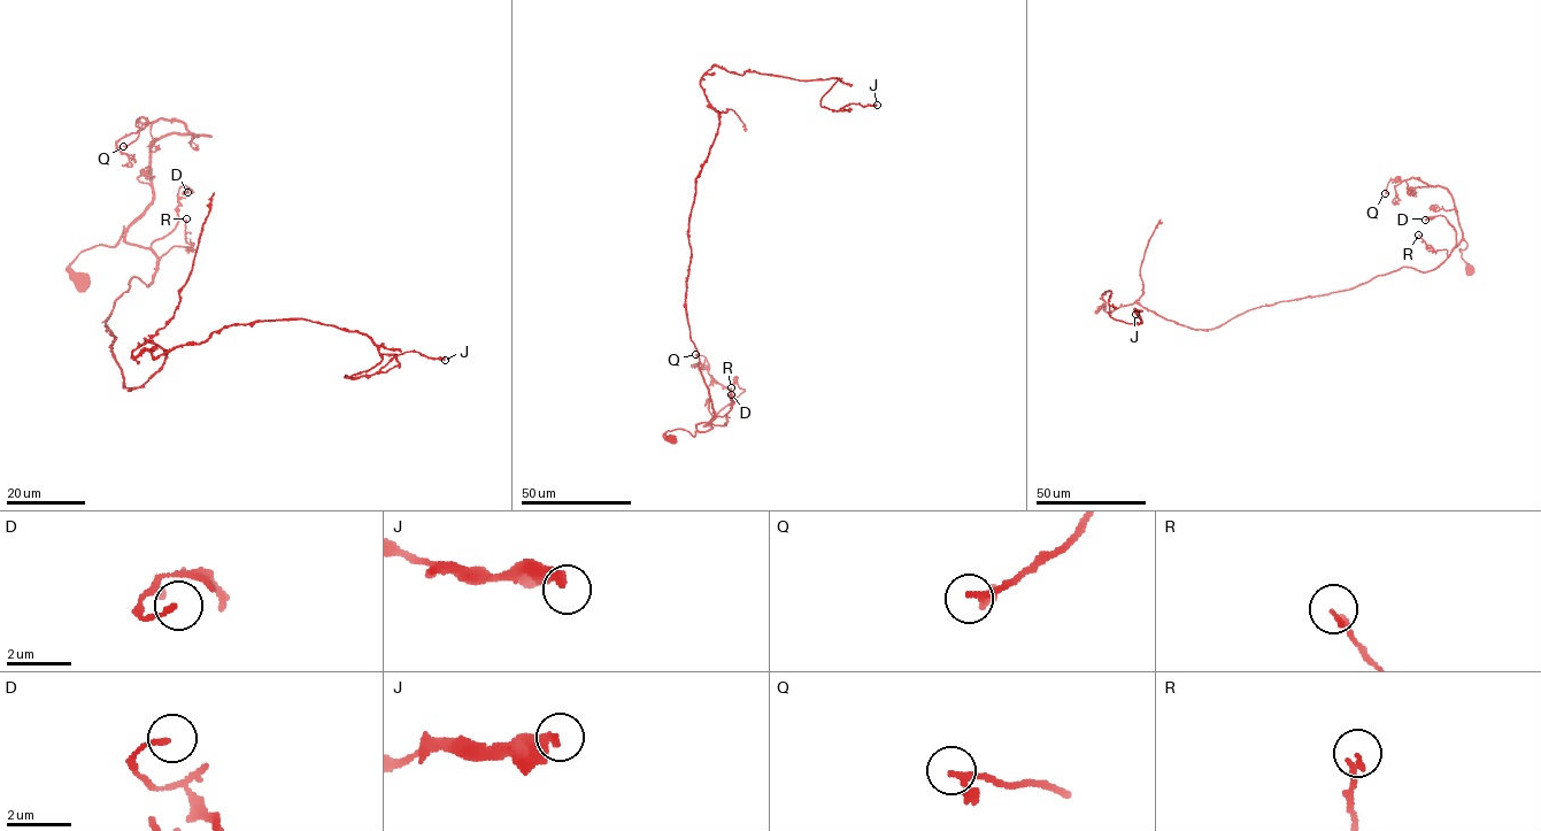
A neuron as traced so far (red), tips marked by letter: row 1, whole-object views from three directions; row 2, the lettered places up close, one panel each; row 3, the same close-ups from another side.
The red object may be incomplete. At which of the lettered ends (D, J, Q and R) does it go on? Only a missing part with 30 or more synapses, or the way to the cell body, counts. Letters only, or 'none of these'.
none of these

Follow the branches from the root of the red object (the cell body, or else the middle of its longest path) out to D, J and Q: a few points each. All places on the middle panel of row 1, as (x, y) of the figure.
D: (671, 438), (665, 433), (668, 430), (685, 429), (694, 436), (699, 423), (725, 425), (731, 394)
J: (671, 438), (714, 418), (685, 306), (718, 124), (701, 77), (838, 78), (822, 107), (877, 105)
Q: (671, 438), (668, 430), (694, 436), (711, 429), (732, 401), (695, 354)

